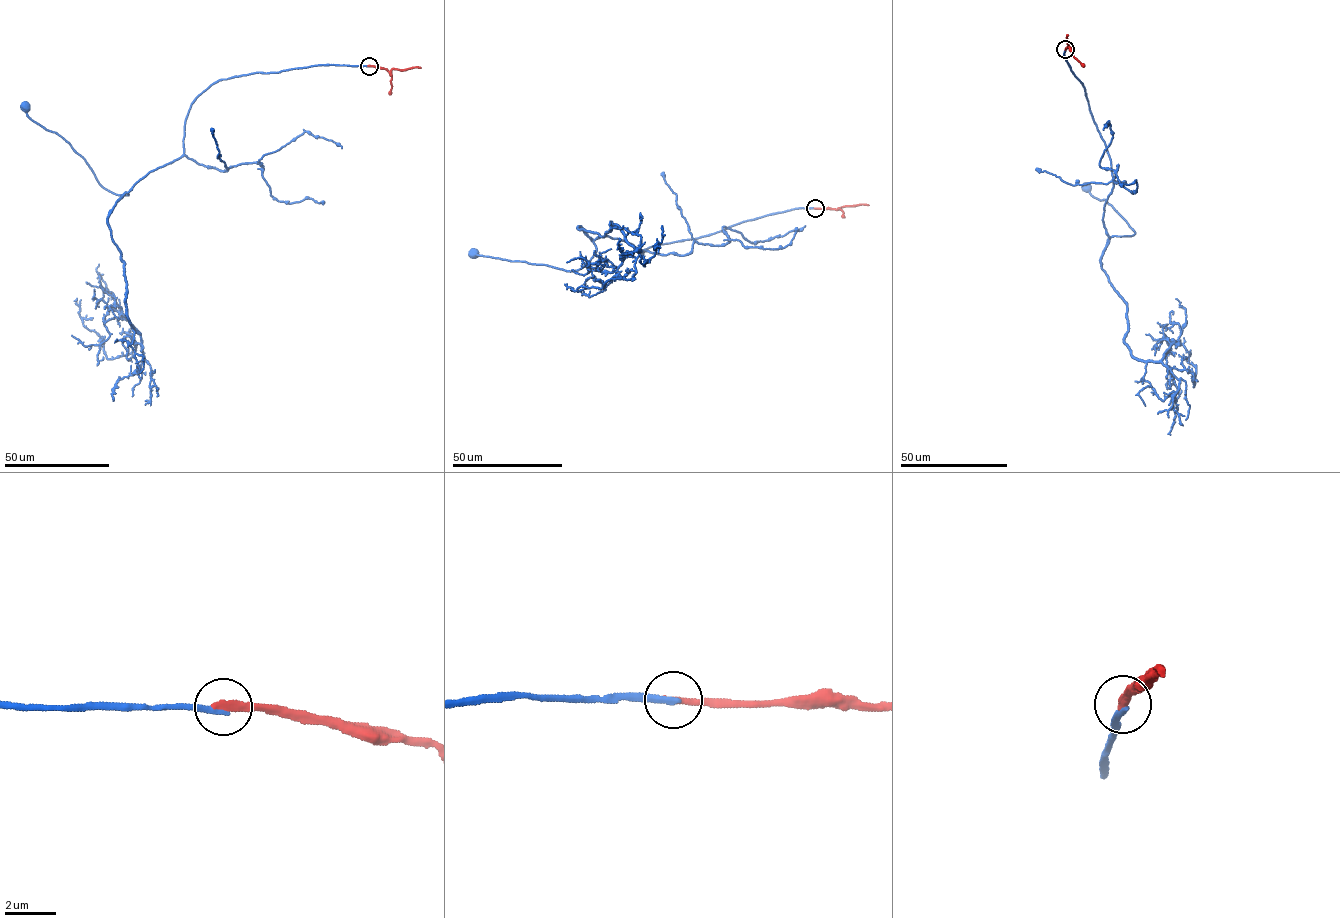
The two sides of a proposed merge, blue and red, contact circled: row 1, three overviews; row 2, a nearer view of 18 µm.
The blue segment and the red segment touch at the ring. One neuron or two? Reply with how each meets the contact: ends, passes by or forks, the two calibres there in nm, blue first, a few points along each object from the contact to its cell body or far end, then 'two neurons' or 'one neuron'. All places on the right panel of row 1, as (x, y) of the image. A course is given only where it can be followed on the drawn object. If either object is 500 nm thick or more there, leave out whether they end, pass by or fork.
blue ends; red ends; calibres 280 and 320 nm; course blue (1065, 49), (1111, 166), (1106, 231), (1110, 237), (1135, 234), (1086, 186); course red (1065, 49), (1070, 47), (1068, 35); two neurons

